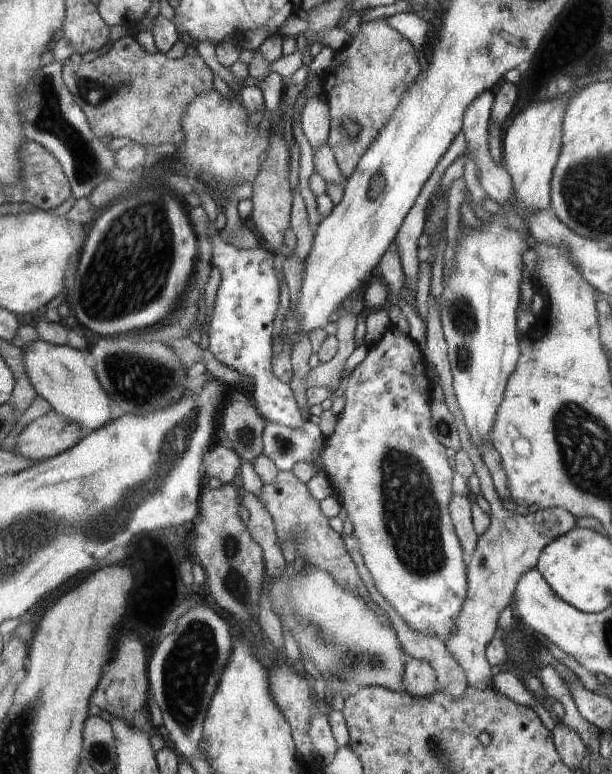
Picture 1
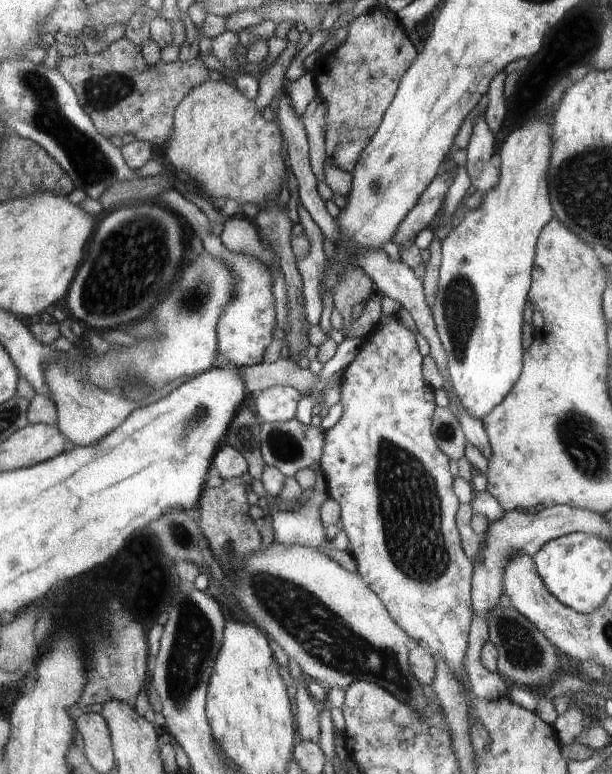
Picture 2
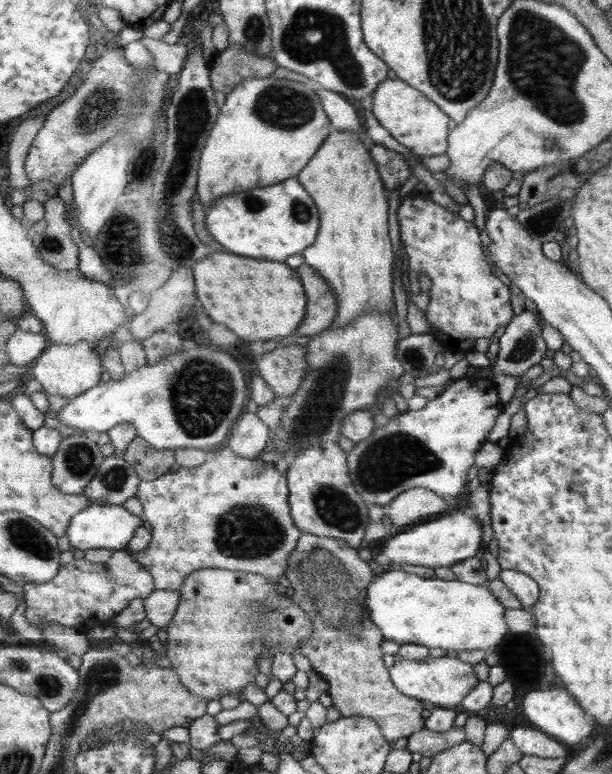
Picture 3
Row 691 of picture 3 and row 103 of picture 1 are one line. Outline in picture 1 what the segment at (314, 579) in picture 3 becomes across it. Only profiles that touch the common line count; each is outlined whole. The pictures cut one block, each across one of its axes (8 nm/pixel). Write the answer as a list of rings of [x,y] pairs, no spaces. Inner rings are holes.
[[[374,20],[368,24],[360,24],[358,32],[352,41],[340,51],[335,52],[330,67],[320,75],[321,86],[329,107],[331,117],[331,130],[327,146],[331,149],[339,170],[348,178],[350,177],[366,153],[366,150],[375,142],[379,131],[386,125],[399,106],[405,91],[421,74],[421,67],[417,60],[415,47],[394,28],[390,28],[387,20]],[[351,119],[358,127],[359,132],[355,137],[349,137],[343,129],[343,121]]]

